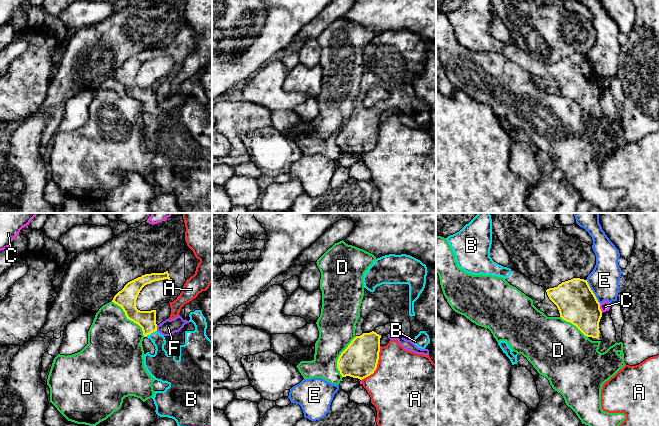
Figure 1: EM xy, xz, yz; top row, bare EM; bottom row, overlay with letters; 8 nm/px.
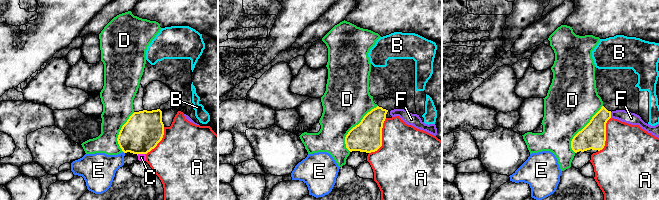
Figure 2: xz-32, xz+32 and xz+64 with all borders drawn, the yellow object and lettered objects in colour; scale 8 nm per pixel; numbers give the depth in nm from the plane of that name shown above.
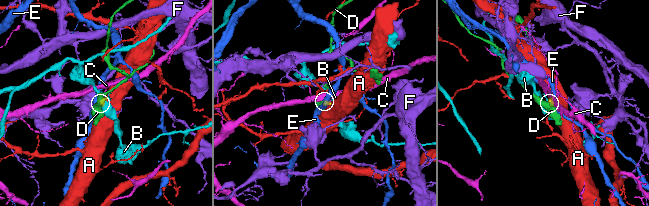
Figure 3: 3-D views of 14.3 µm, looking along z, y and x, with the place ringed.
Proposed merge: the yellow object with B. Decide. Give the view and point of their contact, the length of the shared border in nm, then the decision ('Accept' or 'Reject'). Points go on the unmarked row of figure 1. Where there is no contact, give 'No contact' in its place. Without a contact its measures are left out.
Touches yellow at xy (150, 109). Shared border 110 nm. Accept

